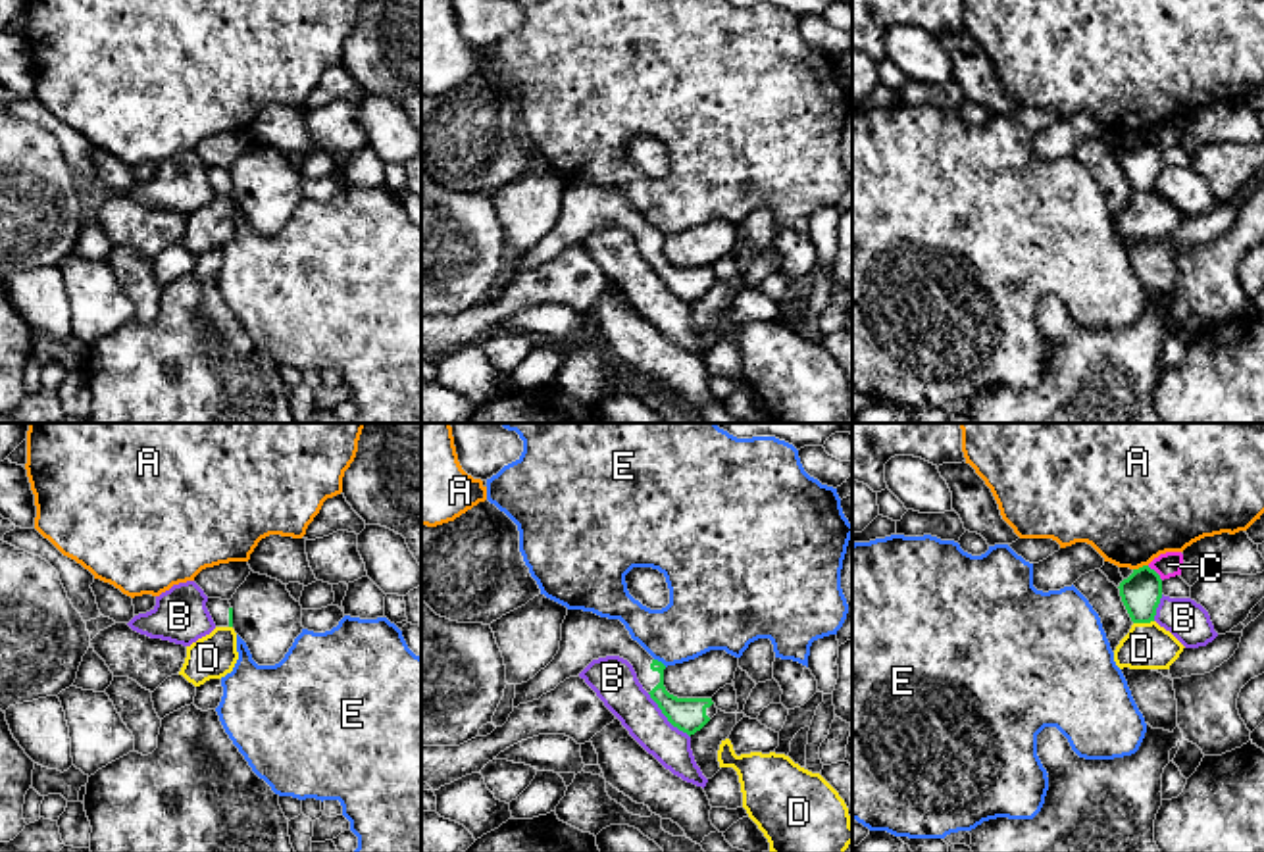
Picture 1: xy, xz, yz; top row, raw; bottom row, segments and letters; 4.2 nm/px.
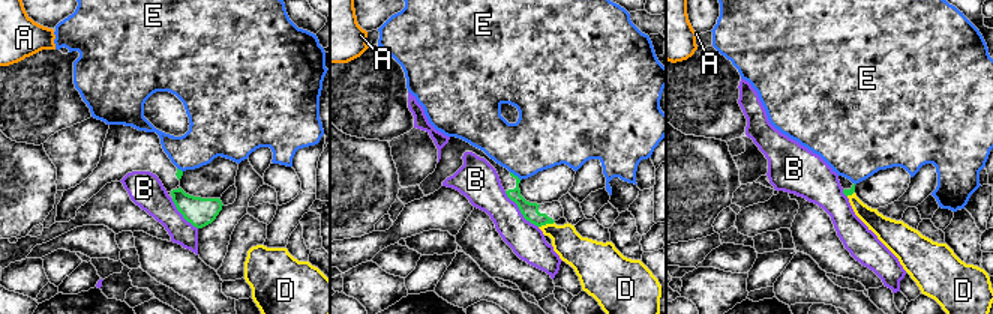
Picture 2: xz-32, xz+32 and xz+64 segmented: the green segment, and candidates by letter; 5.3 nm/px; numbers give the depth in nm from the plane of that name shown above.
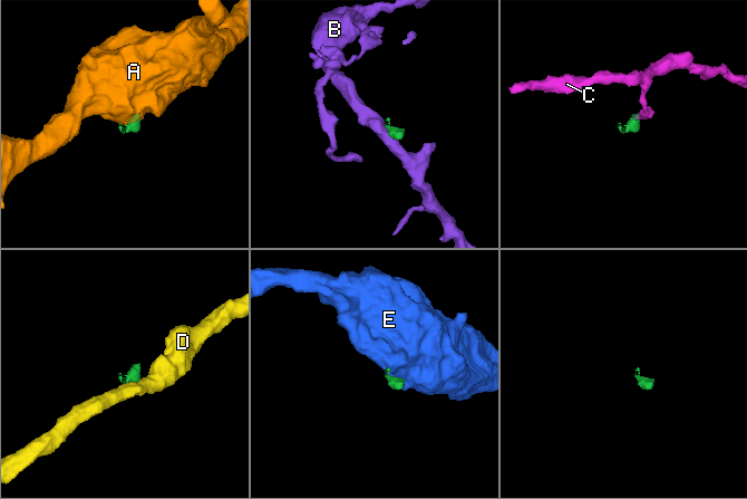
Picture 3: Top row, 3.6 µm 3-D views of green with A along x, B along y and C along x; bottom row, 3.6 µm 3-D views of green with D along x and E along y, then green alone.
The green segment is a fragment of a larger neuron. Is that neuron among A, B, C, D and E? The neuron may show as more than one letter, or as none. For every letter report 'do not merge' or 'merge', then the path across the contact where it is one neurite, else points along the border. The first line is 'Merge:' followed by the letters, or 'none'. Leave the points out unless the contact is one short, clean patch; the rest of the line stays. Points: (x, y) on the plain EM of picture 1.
Merge: none
A: do not merge; border yz (1147, 133), (1134, 139)
B: do not merge; border xz (647, 262), (660, 281), (689, 306)
C: do not merge; border yz (1147, 135), (1162, 149)
D: do not merge; border yz (1153, 189), (1134, 193)
E: do not merge; border xz (655, 227), (666, 235)

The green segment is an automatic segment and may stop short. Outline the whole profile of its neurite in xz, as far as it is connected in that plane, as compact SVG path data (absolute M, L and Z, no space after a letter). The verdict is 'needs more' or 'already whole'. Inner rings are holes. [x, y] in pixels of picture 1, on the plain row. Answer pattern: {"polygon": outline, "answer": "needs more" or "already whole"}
{"polygon": "M568 179L558 223L533 248L516 254L514 277L539 269L566 248L577 246L593 229L606 225L627 229L668 290L689 306L718 283L712 267L677 267L670 263L664 256L666 235L633 210L619 188L583 179Z", "answer": "needs more"}

